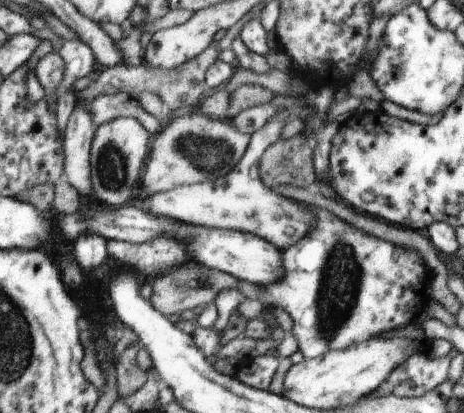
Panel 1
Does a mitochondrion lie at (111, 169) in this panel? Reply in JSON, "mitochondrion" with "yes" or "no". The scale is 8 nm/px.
{"mitochondrion":"yes"}

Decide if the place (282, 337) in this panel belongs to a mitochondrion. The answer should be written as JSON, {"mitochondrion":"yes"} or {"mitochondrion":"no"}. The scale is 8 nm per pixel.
{"mitochondrion":"no"}

